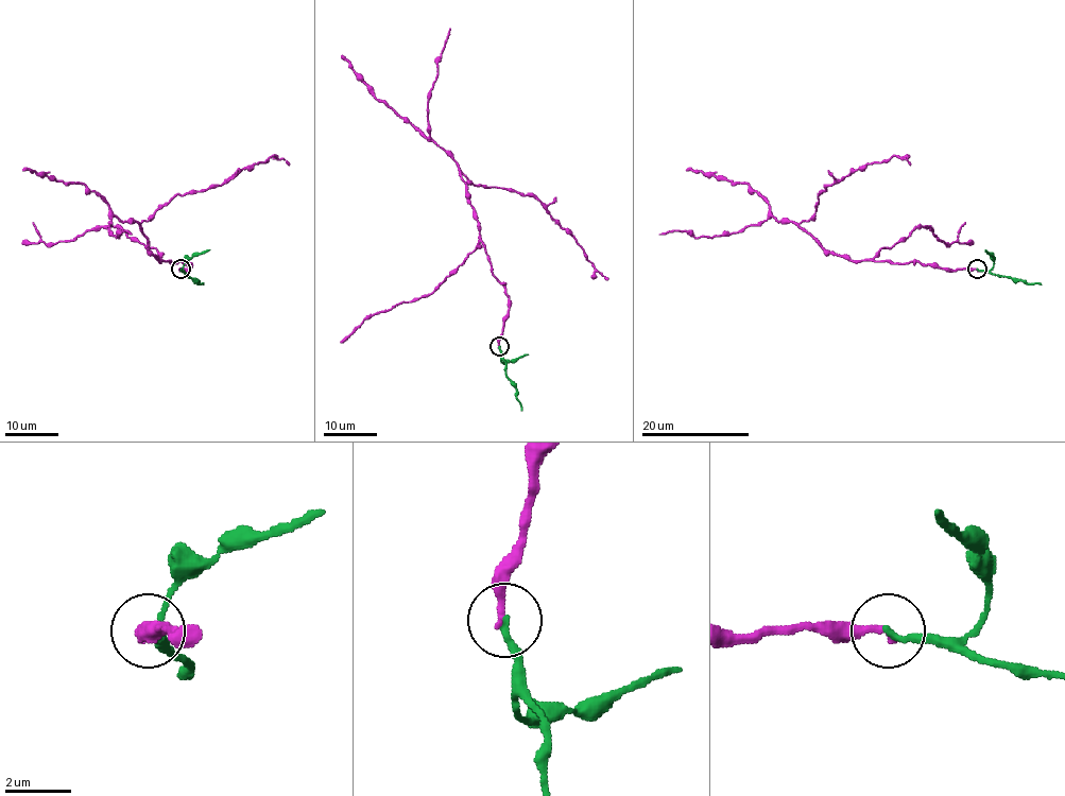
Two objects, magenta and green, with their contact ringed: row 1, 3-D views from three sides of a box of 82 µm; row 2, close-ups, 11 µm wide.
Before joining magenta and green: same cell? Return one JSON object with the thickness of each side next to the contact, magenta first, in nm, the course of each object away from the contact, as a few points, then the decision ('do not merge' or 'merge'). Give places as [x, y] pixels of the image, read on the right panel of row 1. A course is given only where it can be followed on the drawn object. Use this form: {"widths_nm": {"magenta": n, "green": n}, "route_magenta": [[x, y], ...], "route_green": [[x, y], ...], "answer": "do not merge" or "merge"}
{"widths_nm": {"magenta": 280, "green": 200}, "route_magenta": [[977, 270], [851, 260], [826, 252], [797, 225], [816, 211], [818, 194], [857, 169], [893, 156], [910, 165]], "route_green": [[977, 270], [1042, 284]], "answer": "merge"}

